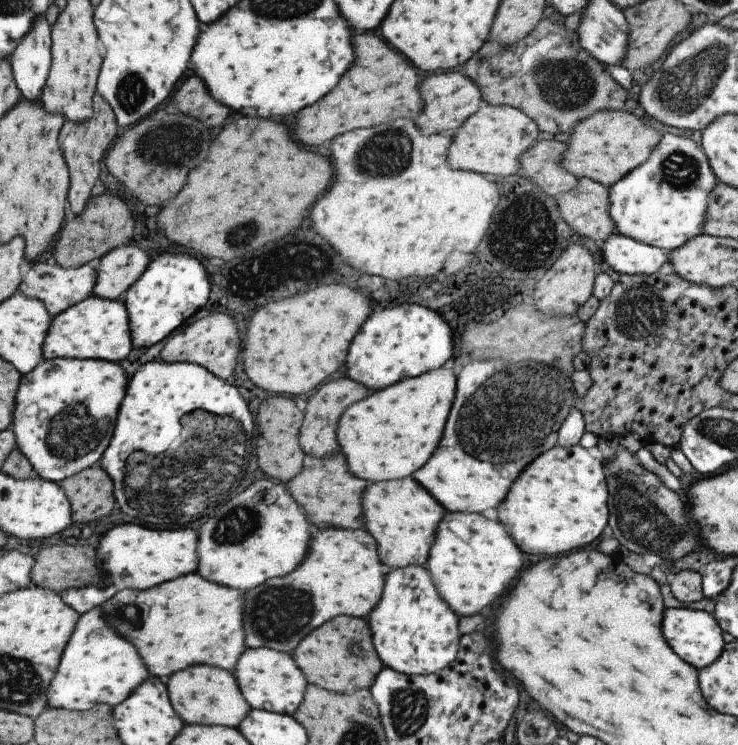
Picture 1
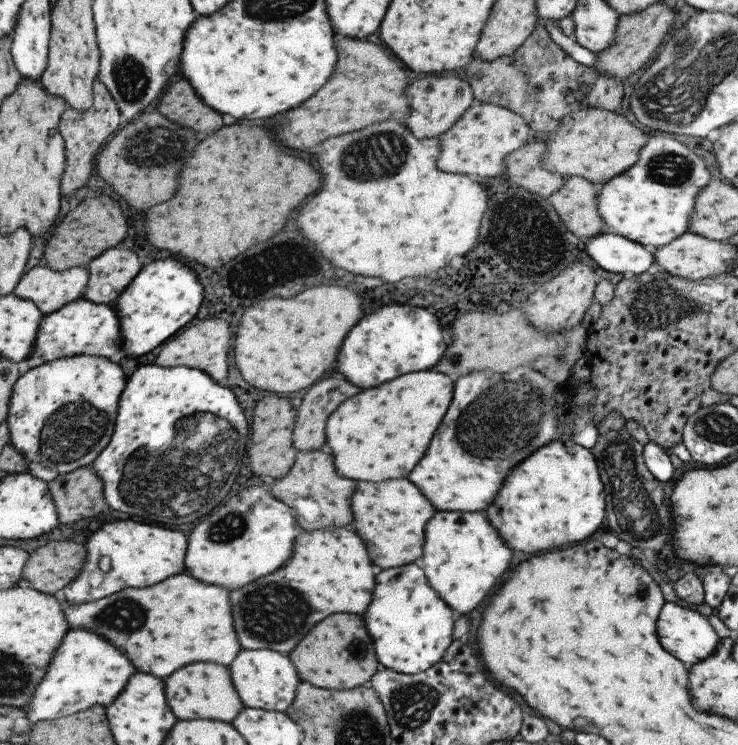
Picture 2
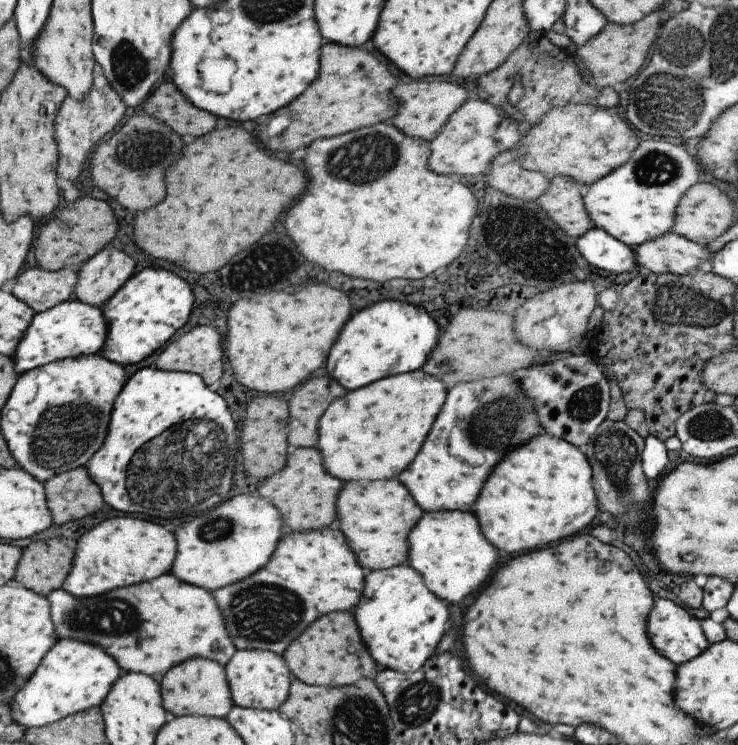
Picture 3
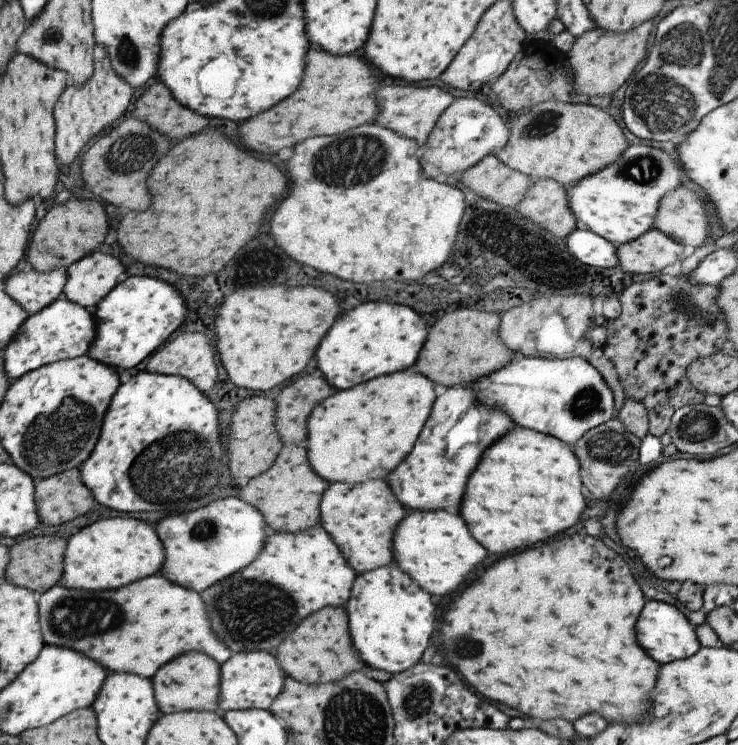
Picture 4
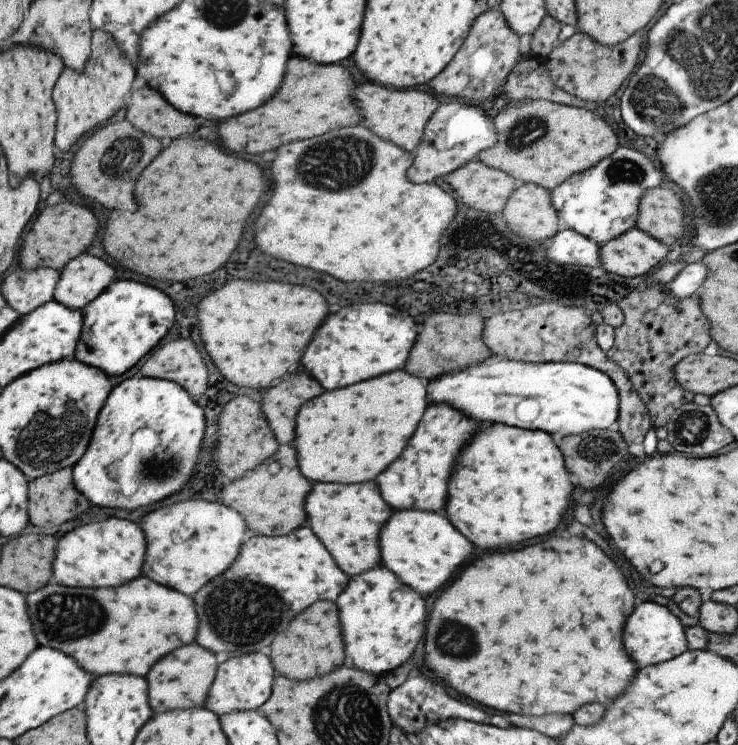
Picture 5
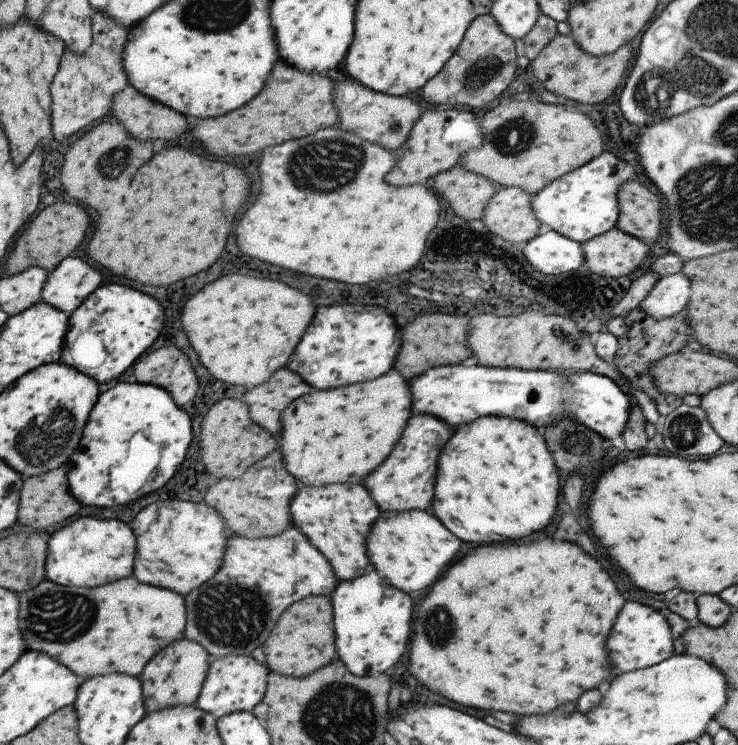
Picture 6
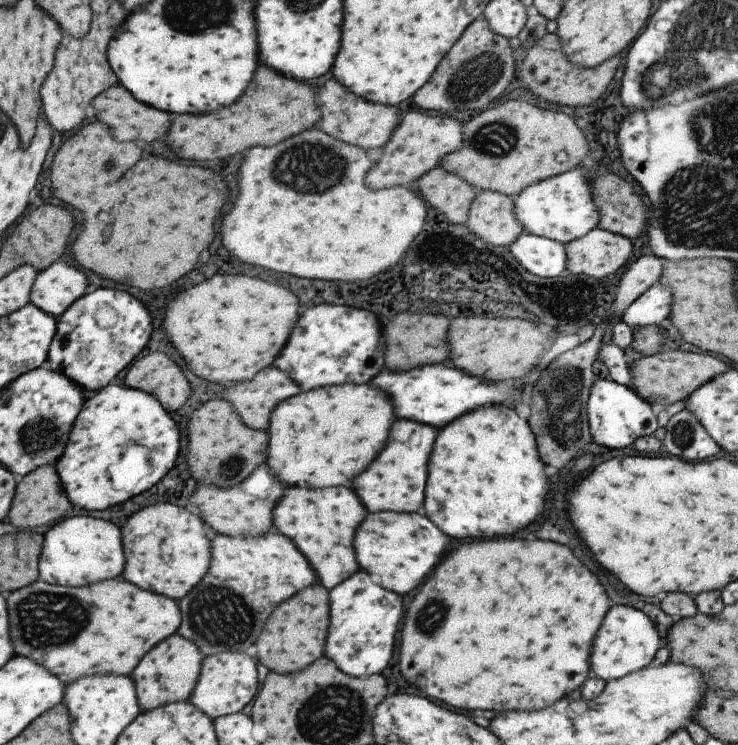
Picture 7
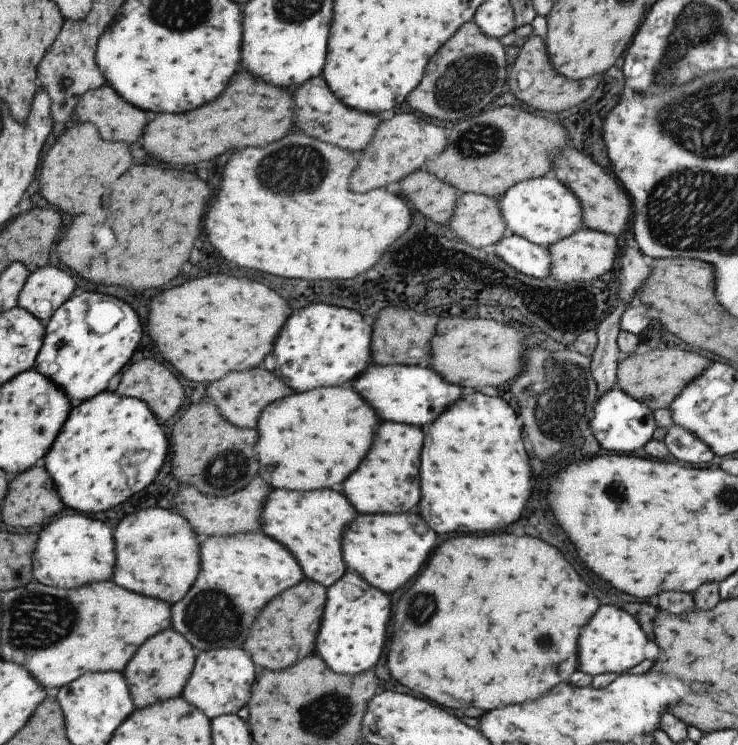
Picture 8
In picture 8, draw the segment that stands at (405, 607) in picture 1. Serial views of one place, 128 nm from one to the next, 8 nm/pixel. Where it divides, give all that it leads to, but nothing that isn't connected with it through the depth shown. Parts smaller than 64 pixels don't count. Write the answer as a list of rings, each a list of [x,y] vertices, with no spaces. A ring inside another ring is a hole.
[[[348,571],[326,588],[325,606],[319,632],[315,636],[315,652],[333,672],[355,676],[375,668],[385,650],[385,624],[389,620],[389,600],[383,592],[365,584],[361,576]]]

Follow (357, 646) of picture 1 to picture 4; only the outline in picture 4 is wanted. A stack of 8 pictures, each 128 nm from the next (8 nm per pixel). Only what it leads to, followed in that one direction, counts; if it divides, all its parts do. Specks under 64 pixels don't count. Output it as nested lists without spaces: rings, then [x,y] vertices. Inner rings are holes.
[[[331,606],[309,614],[277,645],[273,656],[285,676],[307,684],[335,682],[355,671],[362,672],[380,683],[392,678],[392,673],[372,669],[357,658],[348,633],[348,618],[345,618],[345,612],[341,608]]]

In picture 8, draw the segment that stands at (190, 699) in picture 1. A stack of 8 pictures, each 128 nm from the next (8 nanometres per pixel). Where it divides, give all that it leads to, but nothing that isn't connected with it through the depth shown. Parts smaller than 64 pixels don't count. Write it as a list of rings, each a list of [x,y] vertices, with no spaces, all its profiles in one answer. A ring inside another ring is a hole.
[[[165,628],[165,630],[157,632],[157,635],[147,638],[137,648],[137,652],[129,658],[127,666],[123,668],[121,673],[125,678],[125,684],[127,684],[127,690],[131,694],[135,709],[145,708],[145,706],[151,706],[155,702],[181,696],[181,690],[183,690],[187,678],[191,676],[196,654],[197,652],[183,636],[169,630],[169,628]]]

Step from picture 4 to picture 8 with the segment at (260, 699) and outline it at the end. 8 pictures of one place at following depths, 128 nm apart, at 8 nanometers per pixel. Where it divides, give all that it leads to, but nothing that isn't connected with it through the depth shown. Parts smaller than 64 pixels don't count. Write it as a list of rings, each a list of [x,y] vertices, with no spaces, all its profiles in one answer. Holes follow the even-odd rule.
[[[241,648],[199,651],[191,676],[187,678],[181,690],[181,697],[190,706],[203,712],[209,720],[221,715],[237,715],[249,701],[253,676],[256,676],[255,668],[249,662],[249,656]]]

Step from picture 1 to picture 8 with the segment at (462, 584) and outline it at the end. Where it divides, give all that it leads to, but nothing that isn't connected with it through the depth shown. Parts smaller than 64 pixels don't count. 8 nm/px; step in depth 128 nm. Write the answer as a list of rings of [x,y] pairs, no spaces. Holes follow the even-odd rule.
[[[357,514],[341,534],[341,558],[348,572],[361,576],[369,586],[381,592],[393,592],[419,572],[419,562],[425,560],[427,550],[437,542],[437,536],[413,514]]]

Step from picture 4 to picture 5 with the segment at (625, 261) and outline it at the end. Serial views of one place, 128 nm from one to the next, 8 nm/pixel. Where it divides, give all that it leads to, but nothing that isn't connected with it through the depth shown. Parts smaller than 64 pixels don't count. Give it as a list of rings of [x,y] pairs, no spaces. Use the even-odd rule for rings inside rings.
[[[628,228],[598,245],[598,264],[611,275],[638,277],[647,275],[670,248],[639,229]]]

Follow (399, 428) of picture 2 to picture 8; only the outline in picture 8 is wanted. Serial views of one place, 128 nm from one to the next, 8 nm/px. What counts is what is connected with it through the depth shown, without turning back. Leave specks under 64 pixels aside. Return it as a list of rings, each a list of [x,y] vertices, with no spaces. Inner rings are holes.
[[[350,386],[291,393],[264,406],[257,420],[257,442],[253,446],[257,476],[271,489],[311,491],[331,488],[333,484],[343,482],[343,478],[359,464],[361,456],[365,456],[377,422],[373,410]]]

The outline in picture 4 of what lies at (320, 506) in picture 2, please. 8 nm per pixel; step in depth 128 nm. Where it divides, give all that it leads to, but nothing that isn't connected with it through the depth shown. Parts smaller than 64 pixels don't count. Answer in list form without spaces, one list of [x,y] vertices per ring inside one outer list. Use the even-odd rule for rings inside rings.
[[[288,444],[282,445],[274,464],[265,474],[255,476],[253,480],[249,480],[245,486],[238,489],[238,497],[261,513],[268,532],[296,533],[304,531],[305,528],[311,528],[313,524],[319,522],[317,504],[323,488],[327,485],[325,480],[315,476],[313,470],[309,468],[305,450],[301,446]]]

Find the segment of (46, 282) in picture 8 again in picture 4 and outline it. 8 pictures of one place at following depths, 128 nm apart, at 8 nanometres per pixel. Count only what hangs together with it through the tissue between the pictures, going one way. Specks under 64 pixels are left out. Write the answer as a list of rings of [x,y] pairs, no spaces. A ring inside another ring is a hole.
[[[101,252],[83,254],[66,268],[61,297],[91,310],[117,280],[123,280],[123,266],[119,260]]]

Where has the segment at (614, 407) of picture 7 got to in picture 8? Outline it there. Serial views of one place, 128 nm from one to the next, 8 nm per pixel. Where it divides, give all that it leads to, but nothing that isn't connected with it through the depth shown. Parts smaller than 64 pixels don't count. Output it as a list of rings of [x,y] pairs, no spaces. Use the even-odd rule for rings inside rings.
[[[614,387],[596,398],[593,404],[592,416],[588,423],[588,431],[605,452],[633,454],[639,448],[643,449],[643,446],[649,440],[652,440],[652,433],[656,428],[653,413],[645,404],[633,400],[629,394],[625,394],[623,390]]]

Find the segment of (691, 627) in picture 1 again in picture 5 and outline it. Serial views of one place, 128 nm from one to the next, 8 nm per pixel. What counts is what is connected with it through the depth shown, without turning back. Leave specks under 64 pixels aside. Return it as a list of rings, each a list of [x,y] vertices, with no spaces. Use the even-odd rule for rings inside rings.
[[[654,602],[636,603],[625,620],[621,644],[625,654],[636,664],[636,668],[640,669],[681,654],[687,648],[684,631],[685,628],[681,627],[677,618],[667,608]]]

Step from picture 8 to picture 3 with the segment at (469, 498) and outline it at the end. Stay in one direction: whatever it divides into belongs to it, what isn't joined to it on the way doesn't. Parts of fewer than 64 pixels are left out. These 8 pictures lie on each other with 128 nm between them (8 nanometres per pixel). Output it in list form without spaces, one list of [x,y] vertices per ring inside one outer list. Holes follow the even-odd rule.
[[[545,432],[539,433],[497,461],[487,475],[487,480],[483,481],[471,513],[477,519],[483,536],[499,552],[515,554],[523,550],[535,550],[545,544],[557,542],[561,538],[569,538],[585,530],[585,526],[589,526],[589,522],[597,514],[598,504],[592,487],[591,475],[588,460],[577,450],[576,446],[563,439],[549,436]]]

